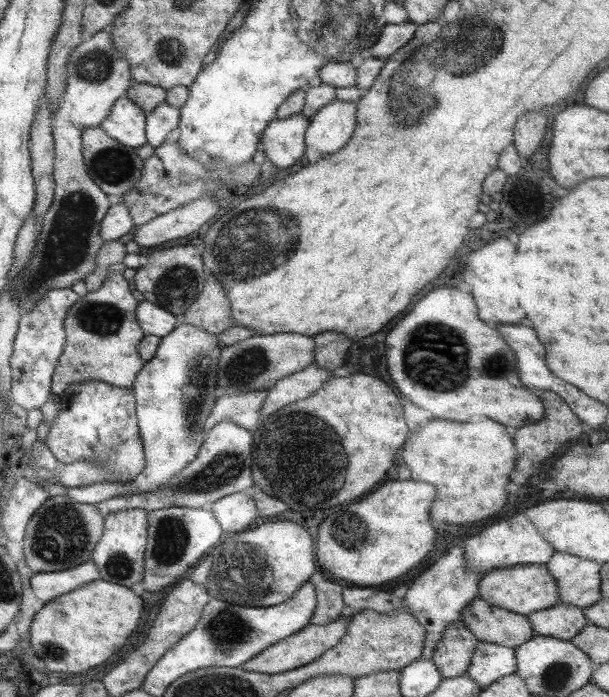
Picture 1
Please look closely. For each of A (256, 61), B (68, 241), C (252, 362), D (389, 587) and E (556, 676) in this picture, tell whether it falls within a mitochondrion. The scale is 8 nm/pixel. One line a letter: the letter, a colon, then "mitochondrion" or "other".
A: other
B: mitochondrion
C: mitochondrion
D: other
E: mitochondrion

